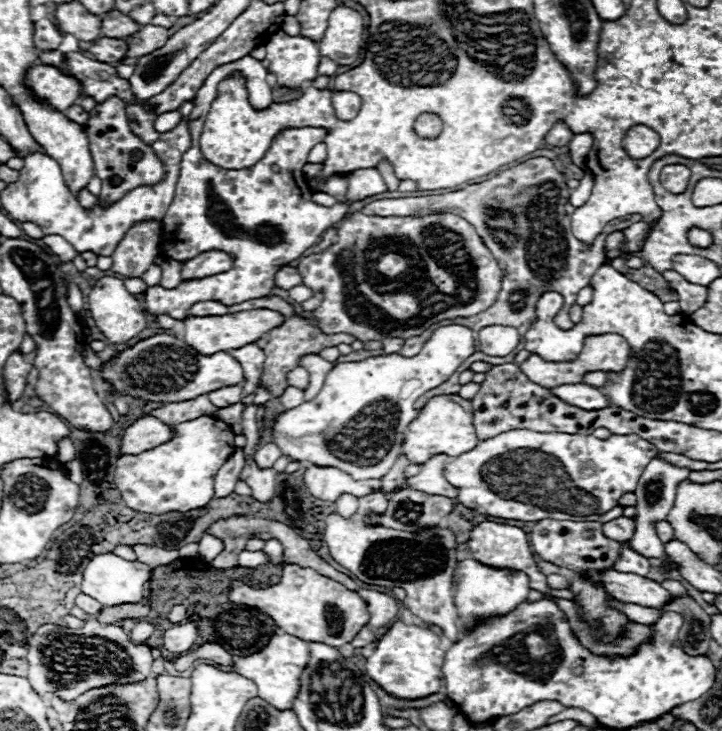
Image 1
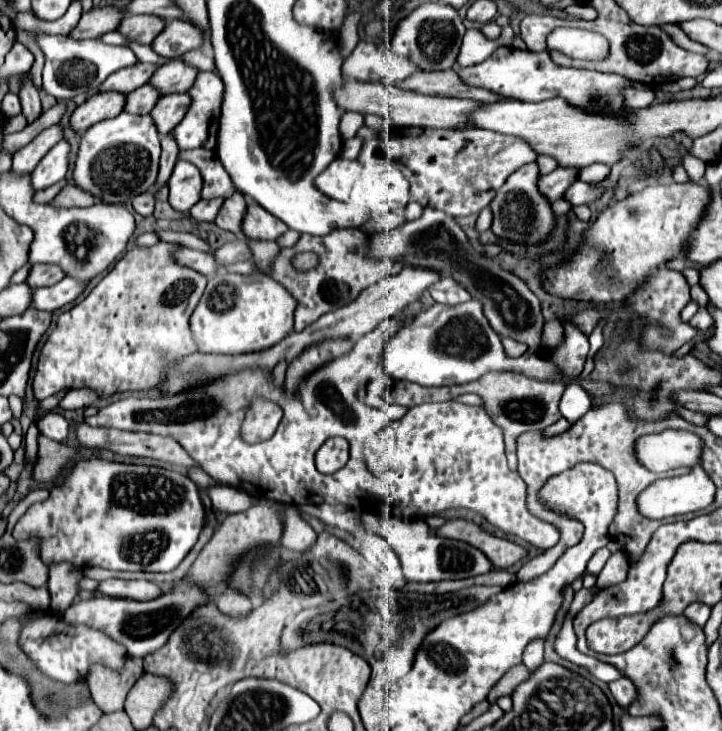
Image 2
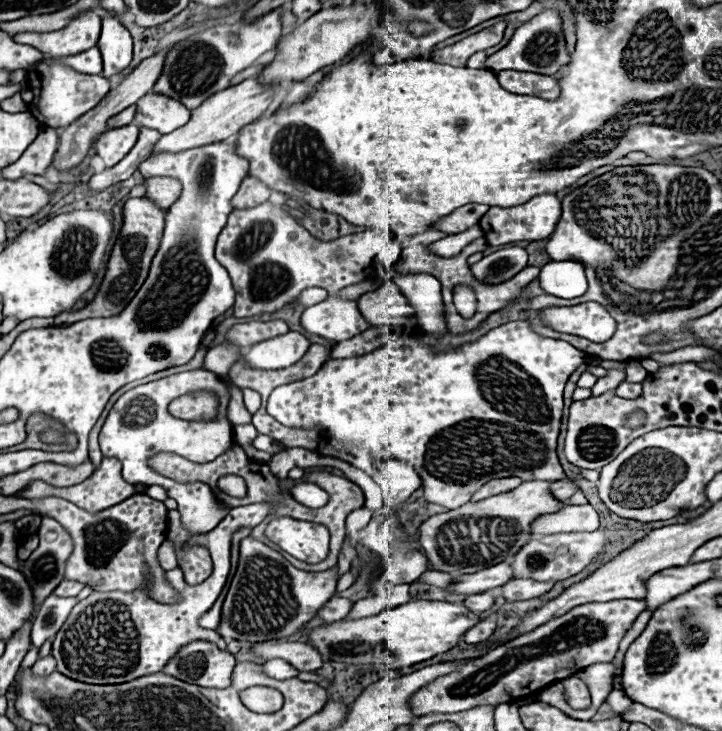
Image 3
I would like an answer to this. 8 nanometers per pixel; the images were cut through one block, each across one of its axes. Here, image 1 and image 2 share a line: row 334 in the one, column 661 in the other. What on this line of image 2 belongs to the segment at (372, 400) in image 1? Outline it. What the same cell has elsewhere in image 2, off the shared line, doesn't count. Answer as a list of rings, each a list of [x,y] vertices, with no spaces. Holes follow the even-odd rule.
[[[662,430],[658,434],[640,436],[634,454],[646,470],[656,474],[680,466],[698,468],[702,462],[702,440],[686,430]]]

